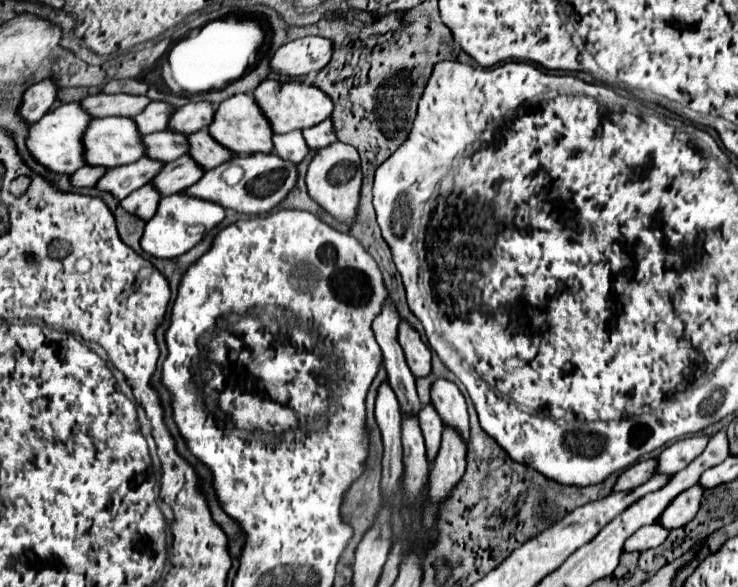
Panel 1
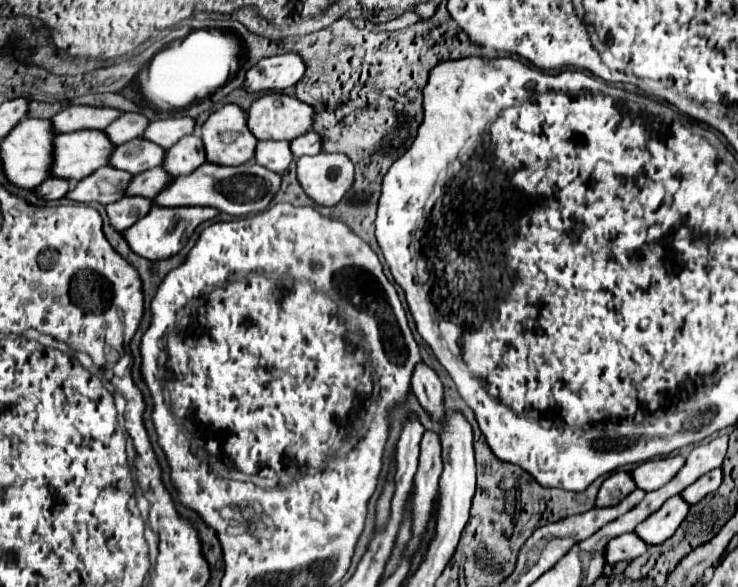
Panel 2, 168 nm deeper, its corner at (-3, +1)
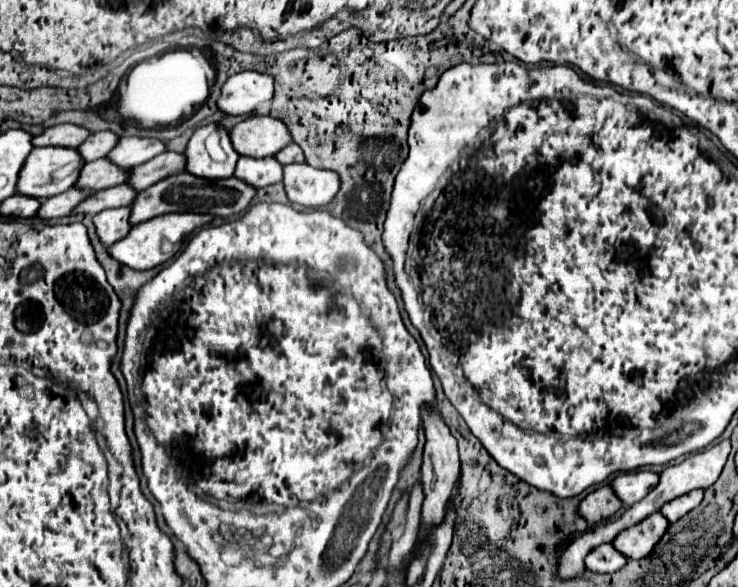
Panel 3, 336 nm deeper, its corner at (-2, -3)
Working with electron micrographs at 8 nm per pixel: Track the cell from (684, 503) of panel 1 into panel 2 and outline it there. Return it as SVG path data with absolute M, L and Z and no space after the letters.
M676 495L668 499L668 503L664 503L664 507L656 511L656 515L644 519L644 523L640 523L640 527L636 527L634 533L648 545L664 543L680 527L680 523L688 515L688 509L688 503L684 503L682 497Z

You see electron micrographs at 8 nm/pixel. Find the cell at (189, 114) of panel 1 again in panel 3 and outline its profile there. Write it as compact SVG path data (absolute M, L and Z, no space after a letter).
M121 137L117 147L107 155L113 163L121 167L137 167L147 163L155 155L167 151L167 145L151 137Z

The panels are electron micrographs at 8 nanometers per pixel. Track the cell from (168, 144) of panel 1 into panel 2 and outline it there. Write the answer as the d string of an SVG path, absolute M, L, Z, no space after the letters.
M132 139L128 143L118 145L112 155L108 157L108 167L128 171L130 175L138 175L142 171L148 171L152 167L162 165L164 161L164 149L156 147L150 141L144 139Z

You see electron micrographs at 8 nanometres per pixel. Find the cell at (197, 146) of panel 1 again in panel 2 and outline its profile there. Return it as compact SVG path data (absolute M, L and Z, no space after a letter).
M188 135L166 151L162 167L170 177L178 177L178 175L190 175L202 163L206 163L202 139L198 135Z

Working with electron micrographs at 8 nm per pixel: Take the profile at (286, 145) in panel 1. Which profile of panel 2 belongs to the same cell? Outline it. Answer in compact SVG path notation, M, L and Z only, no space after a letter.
M260 141L256 145L254 163L260 163L262 167L284 173L286 167L292 163L292 151L288 141Z

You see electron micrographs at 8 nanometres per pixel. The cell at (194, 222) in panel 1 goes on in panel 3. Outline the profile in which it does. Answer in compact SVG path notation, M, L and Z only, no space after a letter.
M167 213L167 215L159 215L153 217L145 223L139 223L135 227L131 227L129 235L119 239L117 243L109 245L107 251L113 259L117 259L119 263L131 267L131 269L153 269L165 261L169 261L183 245L183 241L199 227L205 227L211 223L211 215L203 215L203 213Z

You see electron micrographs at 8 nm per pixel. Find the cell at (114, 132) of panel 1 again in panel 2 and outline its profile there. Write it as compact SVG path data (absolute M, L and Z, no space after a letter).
M76 131L56 135L52 139L52 177L68 179L72 183L84 179L86 175L94 173L96 169L108 165L108 155L112 153L114 145L102 131Z

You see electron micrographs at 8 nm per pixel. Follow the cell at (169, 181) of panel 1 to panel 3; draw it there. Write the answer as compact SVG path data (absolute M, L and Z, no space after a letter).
M123 183L123 185L111 187L111 189L103 189L103 191L93 193L73 213L91 213L91 215L95 215L103 209L131 205L135 201L135 197L137 197L137 191L129 183Z

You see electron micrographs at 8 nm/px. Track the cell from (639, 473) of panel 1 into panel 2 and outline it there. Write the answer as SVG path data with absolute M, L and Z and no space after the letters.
M616 471L602 483L598 497L596 497L596 507L612 507L612 505L620 503L620 499L624 499L634 489L636 489L636 485L634 485L630 473Z

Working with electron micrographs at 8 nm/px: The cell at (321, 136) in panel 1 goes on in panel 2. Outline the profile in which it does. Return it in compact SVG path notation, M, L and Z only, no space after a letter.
M308 131L296 139L290 141L292 147L292 155L298 159L302 155L318 155L320 153L320 135L316 135L314 131Z

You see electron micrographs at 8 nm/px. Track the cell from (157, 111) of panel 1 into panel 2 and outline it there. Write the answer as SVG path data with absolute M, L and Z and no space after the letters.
M124 113L124 115L120 115L120 119L110 123L104 129L104 133L108 135L108 141L112 145L120 145L120 143L140 137L144 133L144 129L148 127L148 123L150 121L140 113Z

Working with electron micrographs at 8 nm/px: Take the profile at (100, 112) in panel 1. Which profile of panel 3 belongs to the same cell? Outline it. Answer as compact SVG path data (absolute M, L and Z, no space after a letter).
M61 123L47 127L41 135L33 137L35 147L49 147L49 145L59 145L59 147L79 147L83 139L87 139L91 133L89 129L73 123Z

